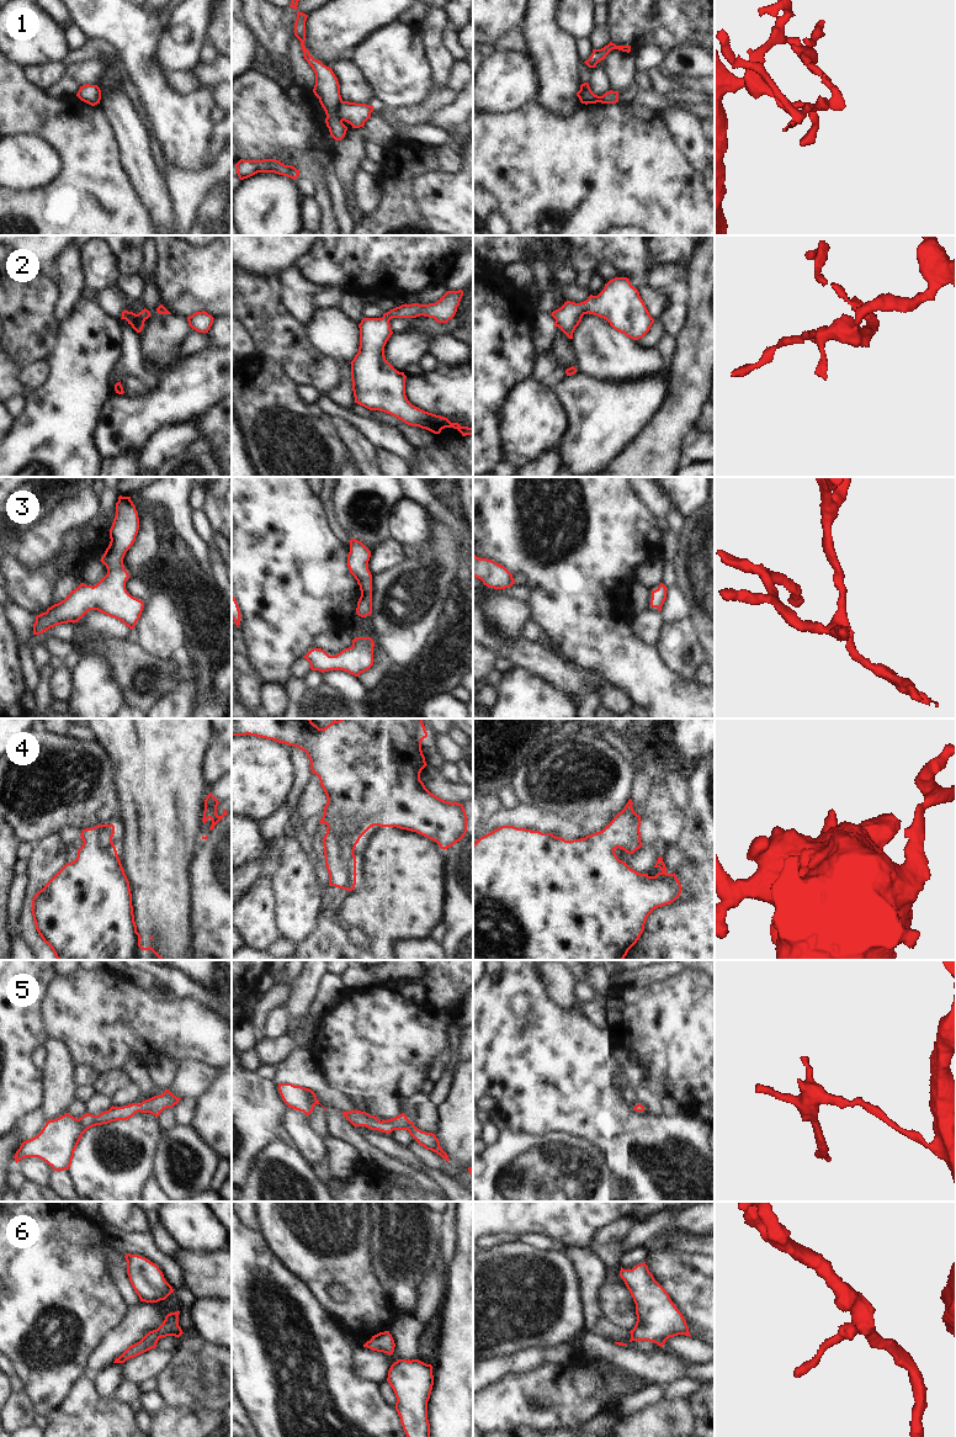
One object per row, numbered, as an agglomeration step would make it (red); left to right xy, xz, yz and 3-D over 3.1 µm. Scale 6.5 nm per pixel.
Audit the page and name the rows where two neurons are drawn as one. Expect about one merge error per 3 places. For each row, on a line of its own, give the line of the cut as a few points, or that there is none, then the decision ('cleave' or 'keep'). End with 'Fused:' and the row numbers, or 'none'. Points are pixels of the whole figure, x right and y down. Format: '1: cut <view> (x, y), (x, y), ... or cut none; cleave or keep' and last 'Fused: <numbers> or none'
1: cut xz (341, 99), (336, 111), (341, 121); cleave
2: cut none; keep
3: cut none; keep
4: cut none; keep
5: cut none; keep
6: cut none; keep
Fused: 1

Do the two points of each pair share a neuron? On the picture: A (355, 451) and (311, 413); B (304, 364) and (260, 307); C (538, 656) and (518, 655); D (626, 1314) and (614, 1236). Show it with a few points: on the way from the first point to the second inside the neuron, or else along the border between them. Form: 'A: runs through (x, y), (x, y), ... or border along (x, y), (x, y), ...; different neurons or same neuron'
A: border along (332, 418), (338, 438), (349, 454); different neurons
B: runs through (295, 350), (269, 321); same neuron
C: runs through (534, 656), (522, 655); same neuron
D: runs through (614, 1294), (612, 1256); same neuron

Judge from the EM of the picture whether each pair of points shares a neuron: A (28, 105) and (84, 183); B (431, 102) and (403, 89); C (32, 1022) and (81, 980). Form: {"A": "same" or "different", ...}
{"A": "same", "B": "same", "C": "different"}

